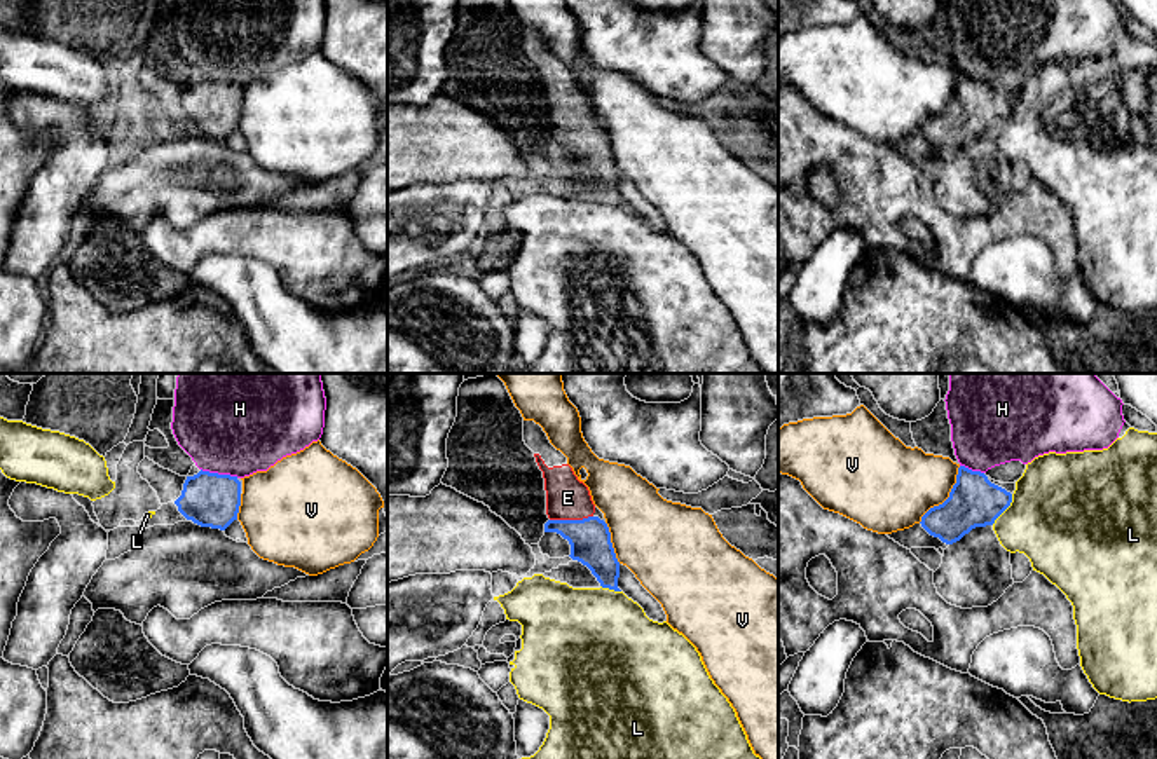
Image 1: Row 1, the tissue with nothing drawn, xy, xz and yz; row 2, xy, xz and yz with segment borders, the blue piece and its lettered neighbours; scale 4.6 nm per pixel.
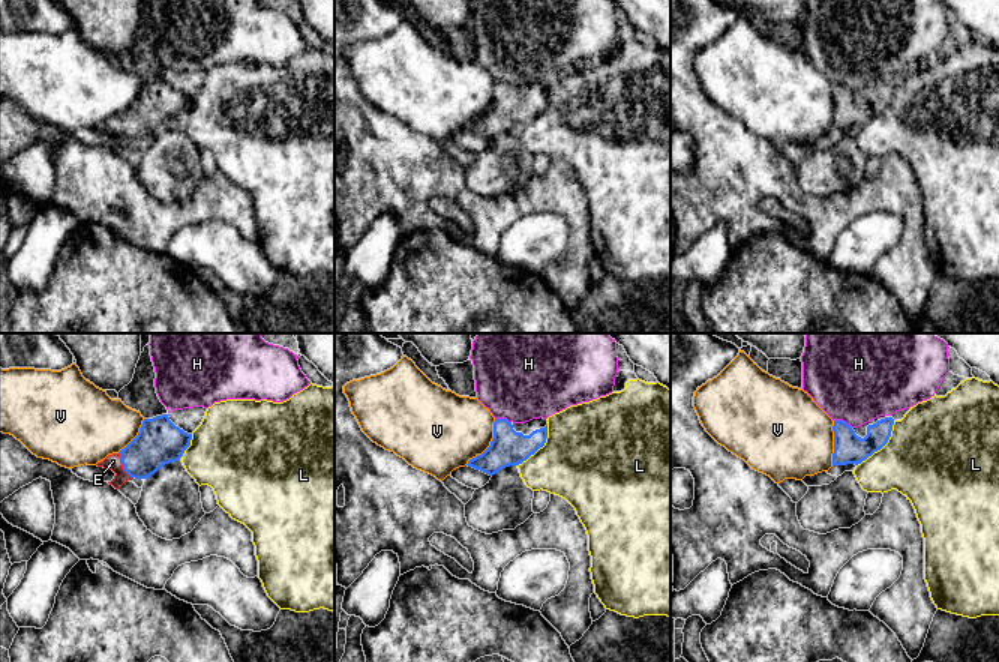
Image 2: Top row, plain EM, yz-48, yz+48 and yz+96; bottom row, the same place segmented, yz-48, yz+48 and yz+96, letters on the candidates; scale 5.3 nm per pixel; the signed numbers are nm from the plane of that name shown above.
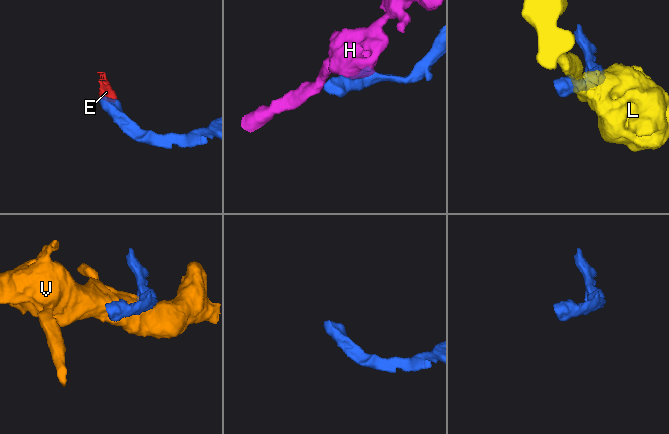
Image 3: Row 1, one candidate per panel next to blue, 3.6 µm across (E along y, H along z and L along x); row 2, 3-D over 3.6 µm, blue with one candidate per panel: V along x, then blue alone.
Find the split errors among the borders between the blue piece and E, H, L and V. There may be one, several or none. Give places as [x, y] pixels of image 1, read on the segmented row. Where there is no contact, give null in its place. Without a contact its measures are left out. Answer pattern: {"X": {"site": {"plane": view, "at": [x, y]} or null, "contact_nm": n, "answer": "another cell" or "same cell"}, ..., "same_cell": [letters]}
{"E": {"site": {"plane": "xz", "at": [571, 520]}, "contact_nm": 200, "answer": "same cell"}, "H": {"site": {"plane": "xy", "at": [220, 475]}, "contact_nm": 180, "answer": "another cell"}, "L": {"site": {"plane": "yz", "at": [1006, 508]}, "contact_nm": 170, "answer": "another cell"}, "V": {"site": {"plane": "yz", "at": [948, 498]}, "contact_nm": 320, "answer": "another cell"}, "same_cell": ["E"]}

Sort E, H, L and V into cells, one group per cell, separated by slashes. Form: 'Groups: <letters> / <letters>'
Groups: E / H / L / V

